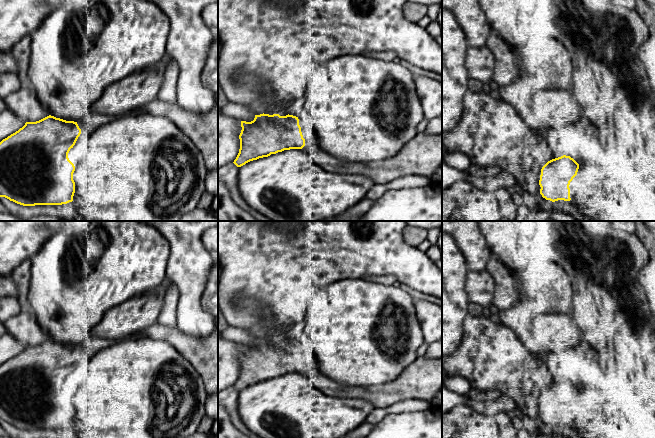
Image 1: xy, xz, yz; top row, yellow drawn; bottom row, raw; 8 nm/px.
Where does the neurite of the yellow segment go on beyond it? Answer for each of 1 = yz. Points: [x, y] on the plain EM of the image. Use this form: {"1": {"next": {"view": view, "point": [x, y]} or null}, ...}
{"1": {"next": null}}

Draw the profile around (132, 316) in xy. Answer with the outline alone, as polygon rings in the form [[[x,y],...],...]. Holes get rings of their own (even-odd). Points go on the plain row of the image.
[[[160,293],[133,297],[107,310],[92,335],[109,340],[133,336],[158,323],[163,305],[164,295]]]

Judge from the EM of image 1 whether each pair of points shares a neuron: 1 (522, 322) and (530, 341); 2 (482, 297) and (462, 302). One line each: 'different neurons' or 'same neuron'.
1: same neuron
2: different neurons

